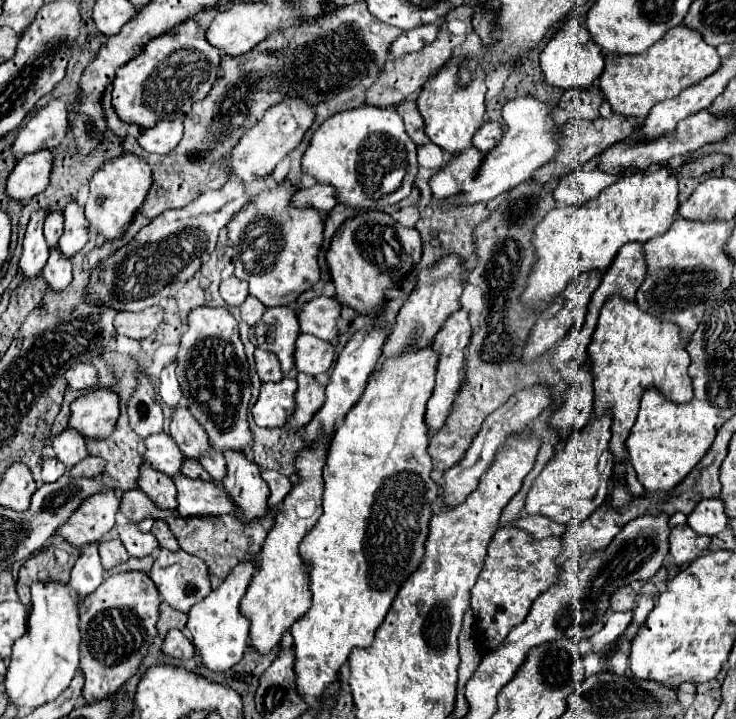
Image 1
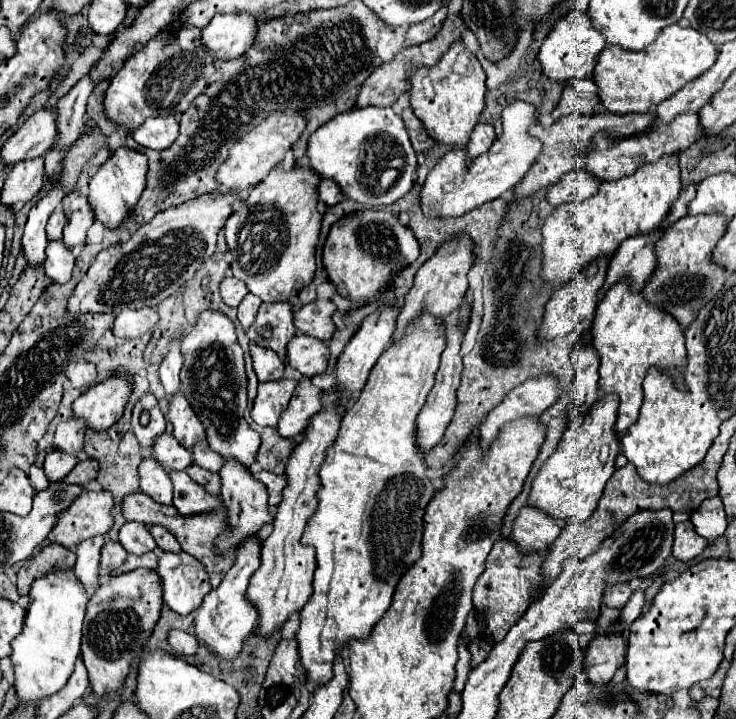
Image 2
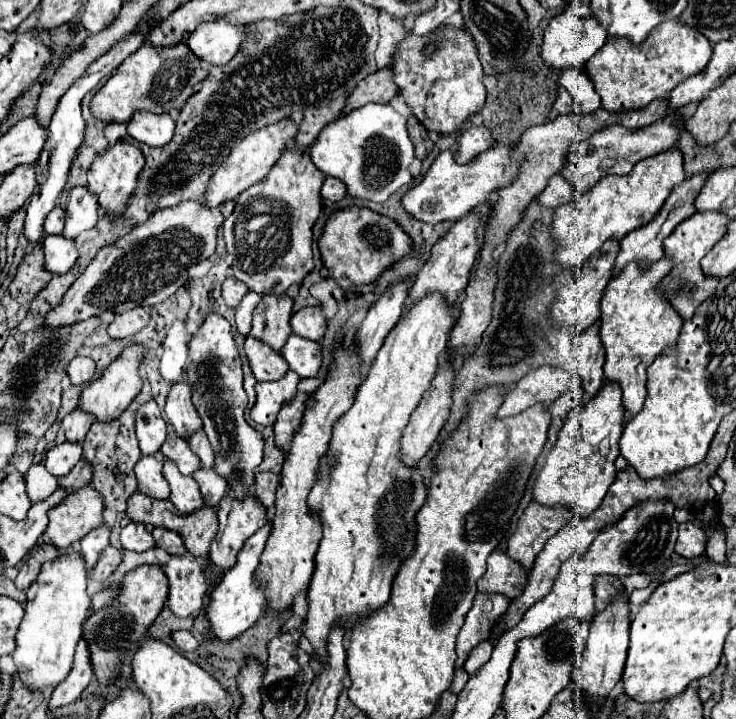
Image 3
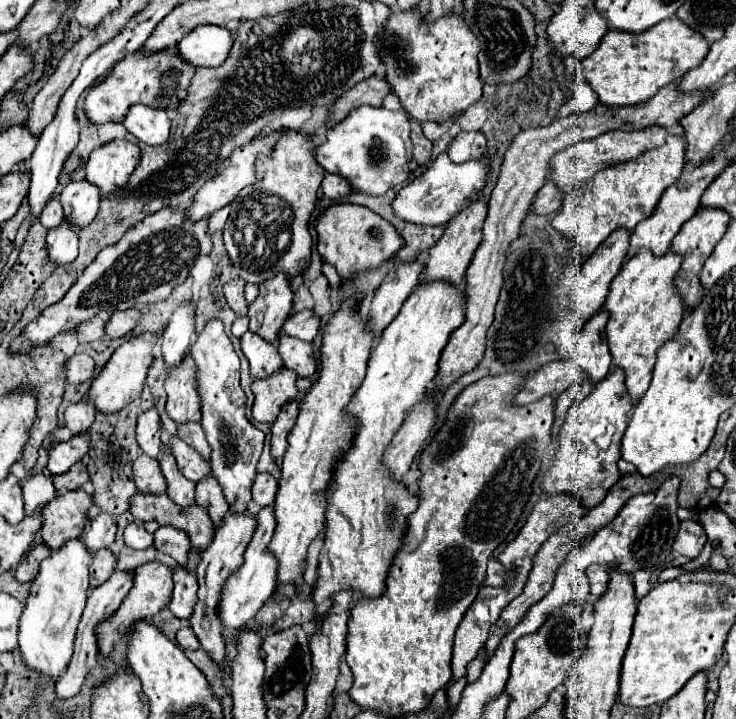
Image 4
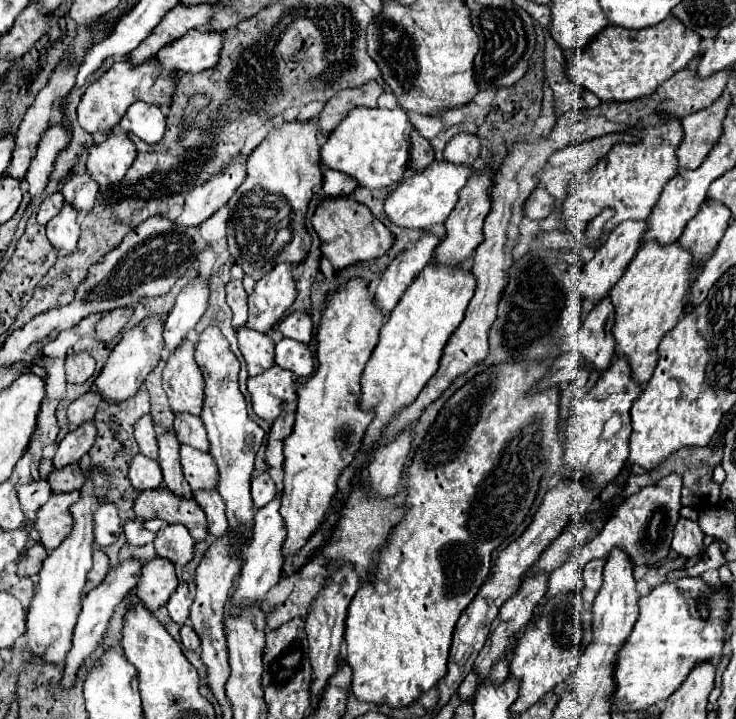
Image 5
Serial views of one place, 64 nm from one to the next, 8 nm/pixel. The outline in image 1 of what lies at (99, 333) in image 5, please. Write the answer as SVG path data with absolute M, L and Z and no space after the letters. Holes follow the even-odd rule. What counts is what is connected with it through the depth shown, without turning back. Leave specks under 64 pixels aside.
M152 306L142 312L118 312L114 320L116 334L142 340L158 328L158 324L162 322L162 314L164 310L160 306Z

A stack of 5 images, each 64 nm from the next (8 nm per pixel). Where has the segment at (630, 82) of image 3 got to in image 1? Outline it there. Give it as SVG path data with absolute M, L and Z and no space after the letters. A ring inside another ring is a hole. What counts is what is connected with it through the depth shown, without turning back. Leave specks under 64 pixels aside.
M688 26L670 28L648 52L640 56L608 56L604 54L604 72L600 74L600 90L614 114L636 116L644 120L652 106L666 98L678 96L684 88L698 84L720 66L720 56L714 46L706 44L700 32Z

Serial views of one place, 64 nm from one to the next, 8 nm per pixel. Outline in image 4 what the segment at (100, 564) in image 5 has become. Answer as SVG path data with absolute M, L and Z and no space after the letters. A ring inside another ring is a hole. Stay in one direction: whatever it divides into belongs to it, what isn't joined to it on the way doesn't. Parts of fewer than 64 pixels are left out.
M108 548L96 552L94 562L90 564L90 588L96 588L102 582L106 582L114 572L114 566L116 566L116 558Z

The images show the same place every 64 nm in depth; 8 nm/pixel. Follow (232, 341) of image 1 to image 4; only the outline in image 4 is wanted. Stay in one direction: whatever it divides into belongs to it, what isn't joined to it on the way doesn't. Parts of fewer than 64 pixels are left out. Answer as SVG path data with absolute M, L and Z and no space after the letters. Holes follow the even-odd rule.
M212 320L198 334L196 344L190 348L198 366L198 390L202 396L202 428L206 430L208 444L212 448L210 464L212 474L222 486L224 498L230 504L230 512L244 512L252 500L252 480L256 476L256 464L264 446L264 432L252 426L246 418L246 394L240 388L240 360L232 348L224 324Z

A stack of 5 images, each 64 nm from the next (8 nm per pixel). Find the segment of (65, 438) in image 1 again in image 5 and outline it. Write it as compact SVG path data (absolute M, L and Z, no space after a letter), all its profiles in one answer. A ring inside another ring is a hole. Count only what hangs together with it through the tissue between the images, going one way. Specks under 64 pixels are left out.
M90 390L86 394L82 394L78 400L74 400L68 408L68 420L70 420L70 426L76 428L80 426L82 422L86 420L92 420L94 418L94 412L100 404L102 396L96 392L96 390Z

